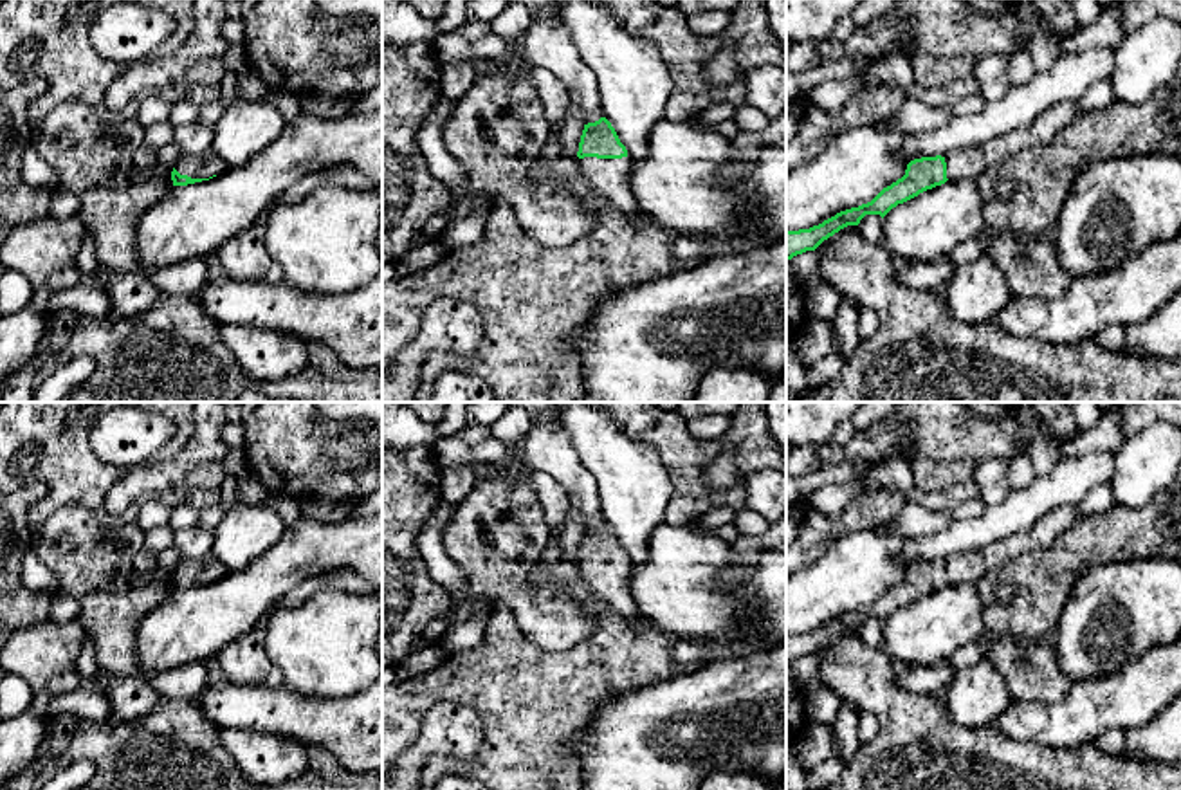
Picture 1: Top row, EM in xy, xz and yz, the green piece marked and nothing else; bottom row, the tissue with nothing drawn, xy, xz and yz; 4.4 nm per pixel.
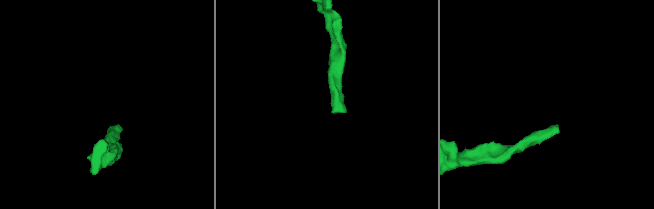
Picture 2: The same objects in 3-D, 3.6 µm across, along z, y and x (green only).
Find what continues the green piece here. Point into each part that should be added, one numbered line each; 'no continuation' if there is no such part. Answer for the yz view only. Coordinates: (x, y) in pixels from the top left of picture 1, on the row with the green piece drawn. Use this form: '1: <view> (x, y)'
1: yz (967, 163)

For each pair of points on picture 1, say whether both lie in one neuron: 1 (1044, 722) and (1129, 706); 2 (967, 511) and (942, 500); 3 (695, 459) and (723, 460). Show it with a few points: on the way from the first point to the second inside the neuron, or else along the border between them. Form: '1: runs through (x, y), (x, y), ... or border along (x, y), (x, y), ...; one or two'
1: runs through (1066, 722), (1079, 718), (1086, 711), (1107, 707); one
2: border along (978, 496), (949, 509); two
3: border along (704, 468), (704, 480), (713, 487), (745, 484); two

